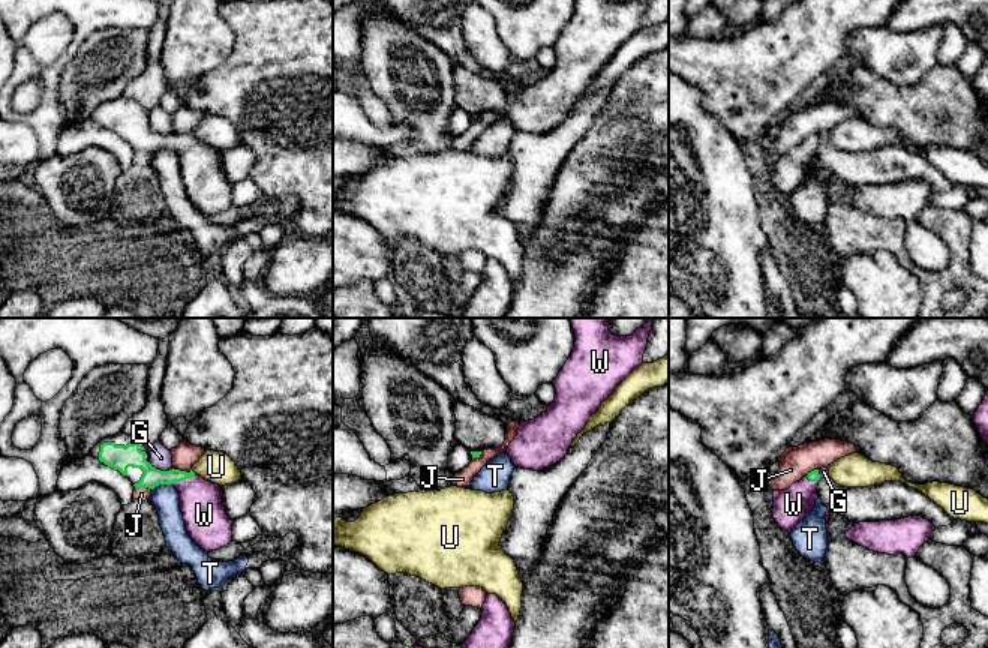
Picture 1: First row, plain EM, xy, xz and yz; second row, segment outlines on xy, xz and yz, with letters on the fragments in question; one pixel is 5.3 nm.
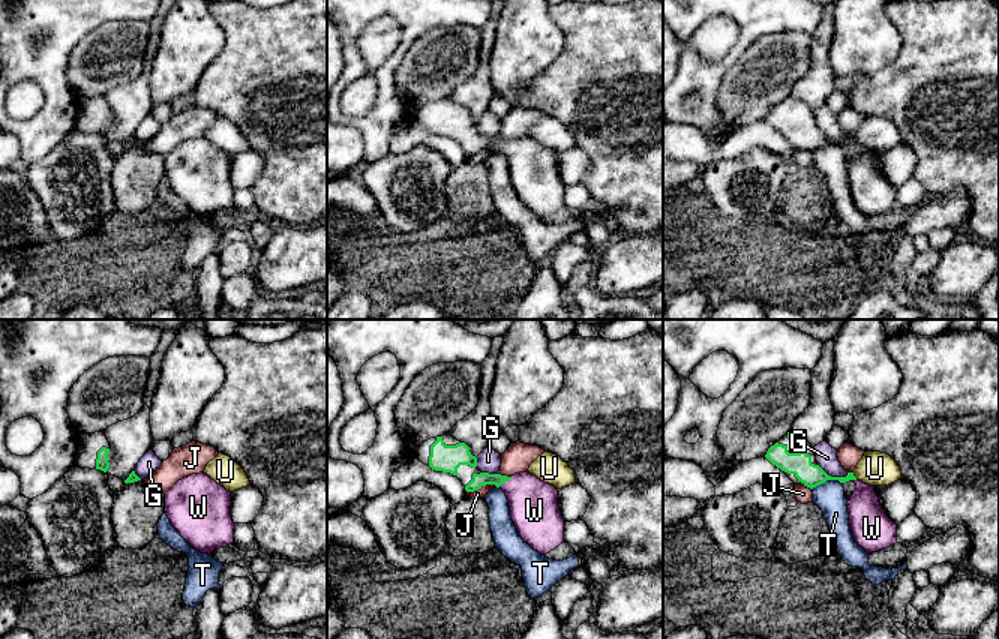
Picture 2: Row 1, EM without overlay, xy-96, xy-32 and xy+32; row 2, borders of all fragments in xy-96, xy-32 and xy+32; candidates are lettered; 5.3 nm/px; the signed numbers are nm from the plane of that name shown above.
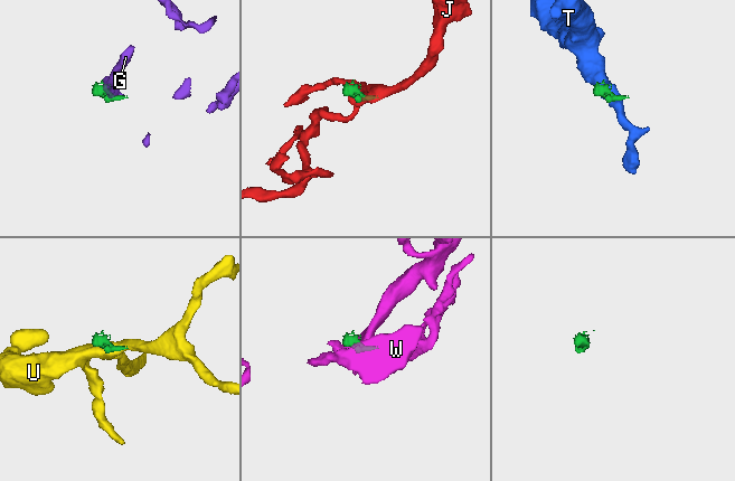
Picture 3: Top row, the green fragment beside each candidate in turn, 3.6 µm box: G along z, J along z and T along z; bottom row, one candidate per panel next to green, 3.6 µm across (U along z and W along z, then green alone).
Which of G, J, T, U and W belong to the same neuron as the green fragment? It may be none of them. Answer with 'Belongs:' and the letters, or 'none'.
Belongs: W

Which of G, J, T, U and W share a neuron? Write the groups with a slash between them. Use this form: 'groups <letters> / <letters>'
groups G / J / T / U / W

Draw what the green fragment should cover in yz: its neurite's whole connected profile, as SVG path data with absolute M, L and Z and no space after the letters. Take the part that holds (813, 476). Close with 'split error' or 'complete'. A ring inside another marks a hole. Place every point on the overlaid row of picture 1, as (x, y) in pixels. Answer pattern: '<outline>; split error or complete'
M819 470L808 472L786 490L774 490L774 519L778 526L790 532L816 506Z; split error

